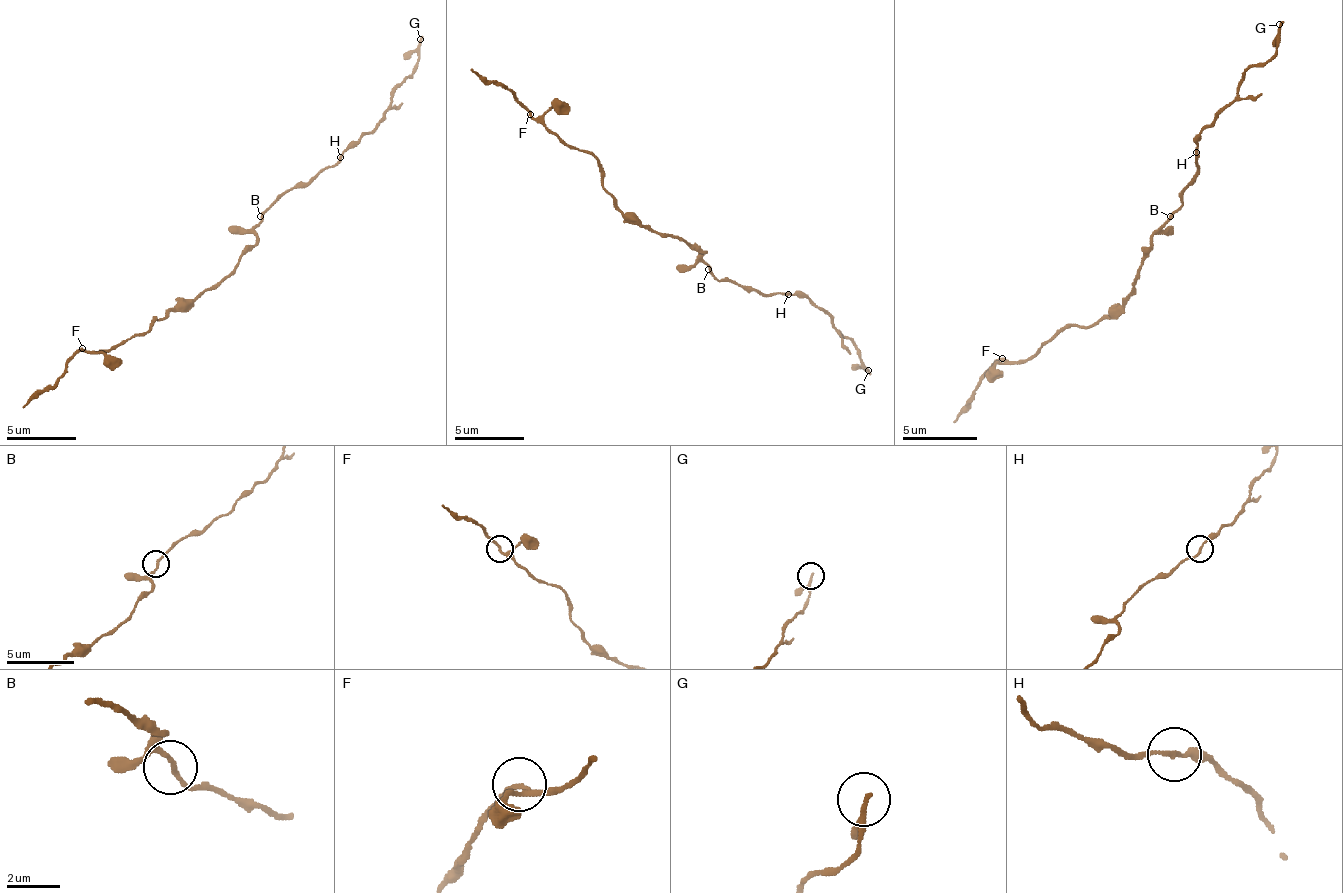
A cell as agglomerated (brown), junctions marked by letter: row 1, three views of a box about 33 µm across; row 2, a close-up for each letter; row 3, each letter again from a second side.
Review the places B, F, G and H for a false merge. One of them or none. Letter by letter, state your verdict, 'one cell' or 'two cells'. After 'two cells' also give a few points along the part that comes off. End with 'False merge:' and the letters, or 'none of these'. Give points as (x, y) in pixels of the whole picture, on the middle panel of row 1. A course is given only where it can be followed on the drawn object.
B: one cell
F: one cell
G: one cell
H: one cell
False merge: none of these

